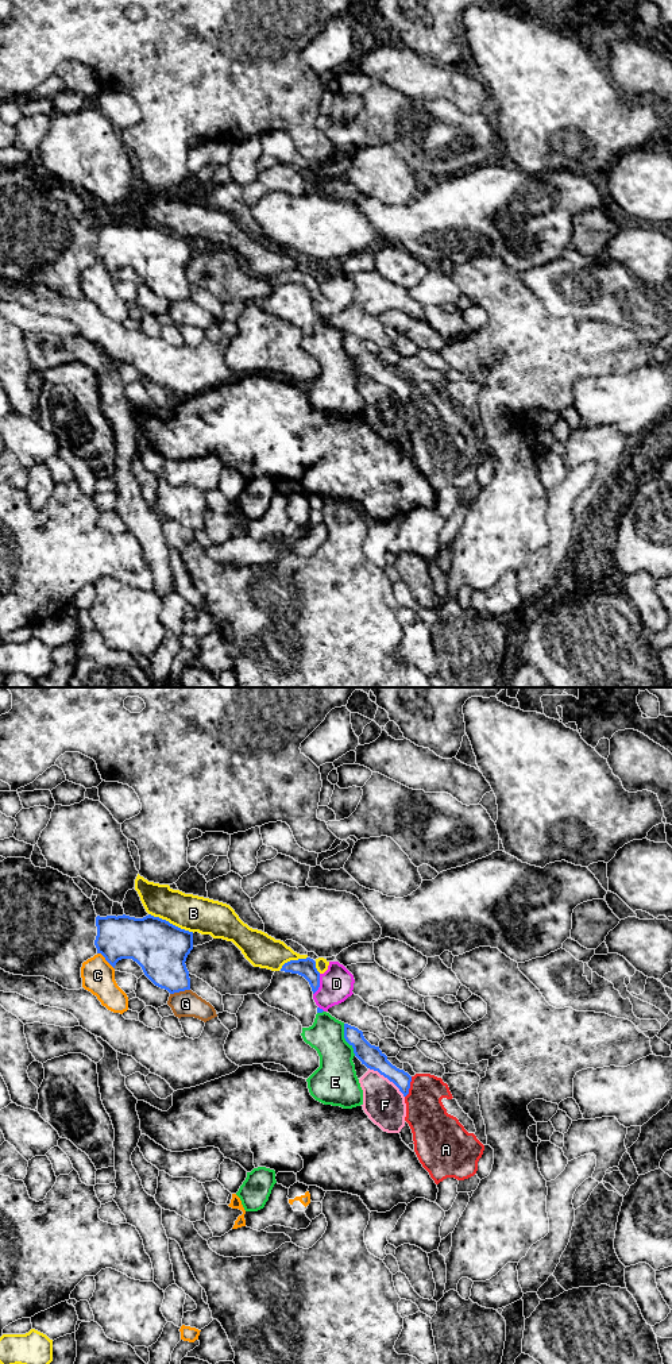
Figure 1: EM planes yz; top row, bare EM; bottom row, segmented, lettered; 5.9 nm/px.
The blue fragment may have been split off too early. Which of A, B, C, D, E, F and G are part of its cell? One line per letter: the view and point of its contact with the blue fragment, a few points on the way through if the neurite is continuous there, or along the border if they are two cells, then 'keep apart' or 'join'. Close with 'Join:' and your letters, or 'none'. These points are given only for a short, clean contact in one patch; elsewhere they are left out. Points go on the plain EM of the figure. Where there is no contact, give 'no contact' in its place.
A: yz (409, 396) | along yz (412, 385), (409, 401), (405, 405) | keep apart
B: yz (172, 232) | keep apart
C: yz (105, 268) | keep apart
D: yz (319, 293) | along yz (320, 282), (320, 295), (313, 303) | keep apart
E: yz (346, 349) | keep apart
F: yz (387, 386) | along yz (369, 376), (386, 385), (404, 405) | keep apart
G: yz (180, 299) | keep apart
Join: none

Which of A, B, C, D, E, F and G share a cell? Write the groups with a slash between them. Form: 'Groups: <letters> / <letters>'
Groups: A / B / C / D / E / F / G

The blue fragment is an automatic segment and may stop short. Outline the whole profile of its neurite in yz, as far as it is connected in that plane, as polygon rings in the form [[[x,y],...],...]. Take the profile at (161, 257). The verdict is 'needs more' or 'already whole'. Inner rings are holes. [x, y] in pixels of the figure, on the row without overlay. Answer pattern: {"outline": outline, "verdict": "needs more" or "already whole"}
{"outline": [[[125,223],[117,226],[97,224],[96,235],[94,254],[97,262],[101,262],[113,277],[119,269],[132,267],[155,294],[167,298],[170,303],[190,298],[190,286],[185,270],[193,258],[193,240],[151,223],[143,227]]], "verdict": "already whole"}

